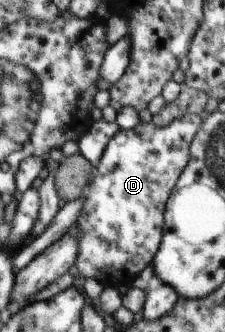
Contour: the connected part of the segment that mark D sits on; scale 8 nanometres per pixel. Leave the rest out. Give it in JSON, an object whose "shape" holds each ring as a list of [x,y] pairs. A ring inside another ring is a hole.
{"shape":[[[186,113],[163,127],[157,127],[152,121],[140,122],[132,129],[120,129],[110,139],[87,188],[85,203],[75,226],[79,244],[75,264],[82,276],[96,278],[104,287],[132,287],[133,280],[151,264],[161,243],[168,196],[188,164],[189,148],[202,121],[200,115]]]}

